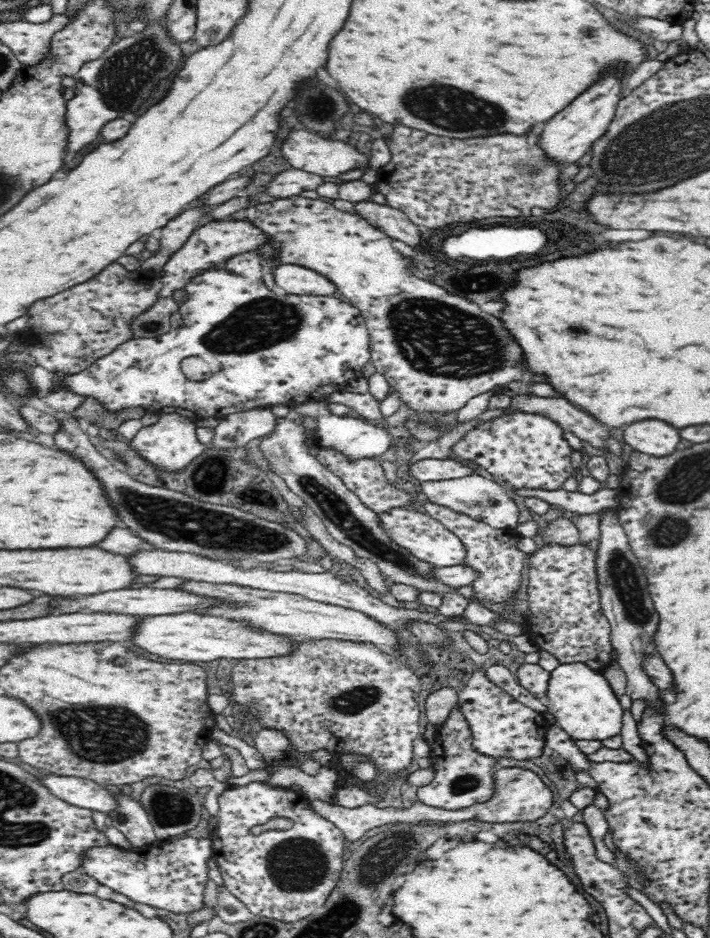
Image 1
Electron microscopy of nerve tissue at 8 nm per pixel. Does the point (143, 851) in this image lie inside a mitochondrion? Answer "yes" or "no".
no

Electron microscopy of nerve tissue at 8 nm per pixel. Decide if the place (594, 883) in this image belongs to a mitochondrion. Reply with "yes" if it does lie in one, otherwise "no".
yes

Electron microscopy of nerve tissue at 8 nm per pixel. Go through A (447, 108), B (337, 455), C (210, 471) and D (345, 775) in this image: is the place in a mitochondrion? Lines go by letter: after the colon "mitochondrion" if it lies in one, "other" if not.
A: mitochondrion
B: other
C: mitochondrion
D: other

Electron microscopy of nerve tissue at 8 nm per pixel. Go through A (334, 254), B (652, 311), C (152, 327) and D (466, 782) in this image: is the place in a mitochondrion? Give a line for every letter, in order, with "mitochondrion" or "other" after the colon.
A: other
B: other
C: mitochondrion
D: mitochondrion

